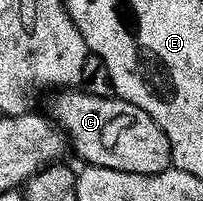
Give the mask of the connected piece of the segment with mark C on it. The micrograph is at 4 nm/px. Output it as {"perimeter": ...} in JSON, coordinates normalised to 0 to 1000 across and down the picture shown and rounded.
{"perimeter":[[[286,443],[251,473],[236,587],[325,677],[340,746],[369,751],[409,816],[695,871],[842,846],[828,682],[709,542],[576,483],[473,483],[419,443]]]}

